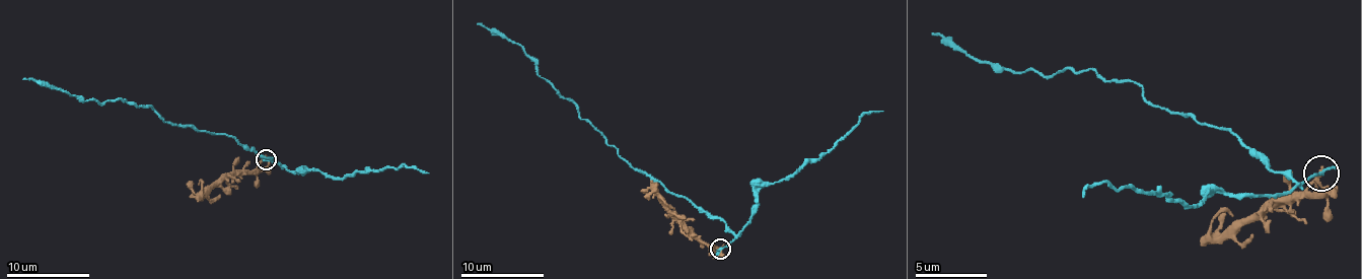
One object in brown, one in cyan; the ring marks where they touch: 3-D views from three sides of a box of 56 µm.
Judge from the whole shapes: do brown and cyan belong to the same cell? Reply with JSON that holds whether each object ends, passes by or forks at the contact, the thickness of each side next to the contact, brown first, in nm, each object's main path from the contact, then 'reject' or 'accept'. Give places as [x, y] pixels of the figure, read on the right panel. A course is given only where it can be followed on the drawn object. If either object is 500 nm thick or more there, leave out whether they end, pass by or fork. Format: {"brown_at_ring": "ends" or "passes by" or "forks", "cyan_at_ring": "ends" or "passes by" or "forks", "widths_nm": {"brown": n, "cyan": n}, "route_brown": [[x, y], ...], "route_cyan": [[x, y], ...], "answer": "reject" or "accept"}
{"brown_at_ring": "ends", "cyan_at_ring": "passes by", "widths_nm": {"brown": 260, "cyan": 180}, "route_brown": [[1320, 172], [1309, 194], [1273, 198], [1251, 219], [1216, 233], [1212, 230], [1223, 212], [1233, 215]], "route_cyan": [[1320, 172], [1302, 183], [1273, 172], [1230, 129], [1172, 115], [1136, 82], [1068, 68], [1003, 71], [931, 36]], "answer": "reject"}

